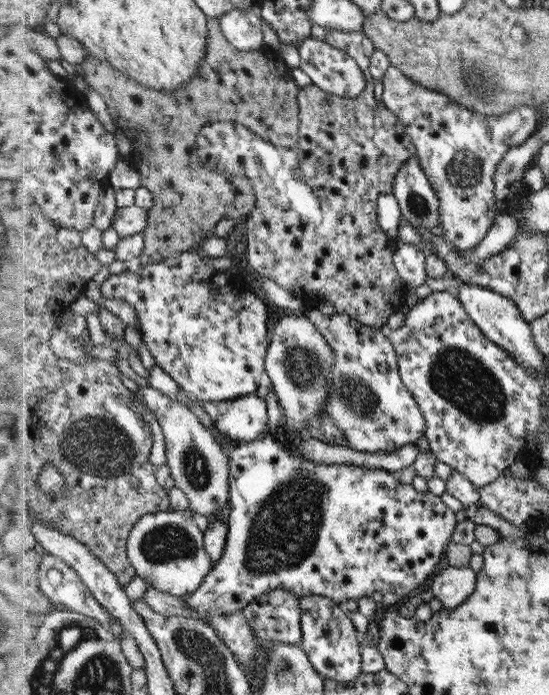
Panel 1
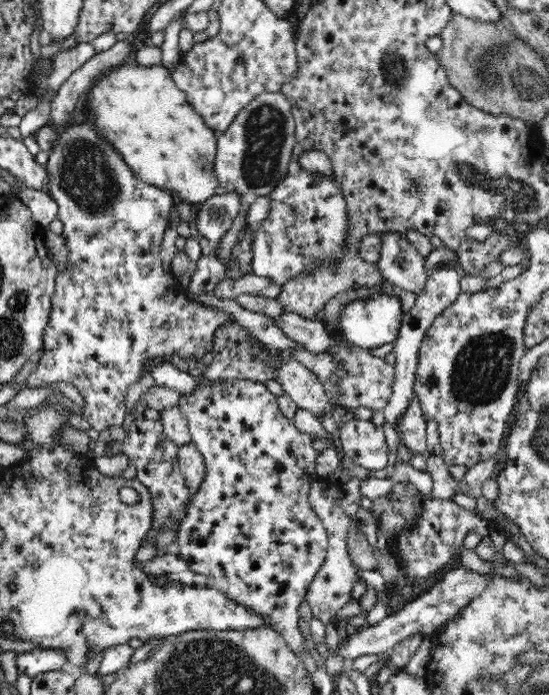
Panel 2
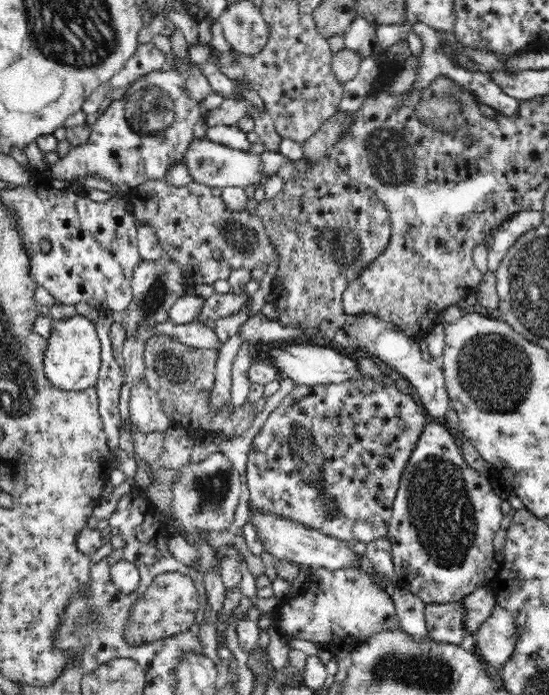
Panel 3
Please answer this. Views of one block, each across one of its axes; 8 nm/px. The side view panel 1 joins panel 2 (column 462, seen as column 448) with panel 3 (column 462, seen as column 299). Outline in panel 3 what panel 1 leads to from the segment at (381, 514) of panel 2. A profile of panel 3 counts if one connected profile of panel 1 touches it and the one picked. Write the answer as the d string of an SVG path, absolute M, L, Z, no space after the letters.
M438 421L430 423L423 430L402 474L387 532L398 585L420 597L427 605L460 601L487 584L485 576L493 558L494 534L500 530L500 522L504 518L500 509L503 500L492 490L489 478L478 474L466 462L454 437Z

